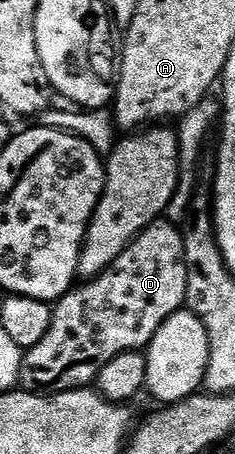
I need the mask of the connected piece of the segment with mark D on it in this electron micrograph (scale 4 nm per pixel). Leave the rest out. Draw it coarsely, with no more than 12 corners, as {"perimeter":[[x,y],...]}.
{"perimeter":[[159,219],[56,302],[21,388],[73,393],[185,306]]}

